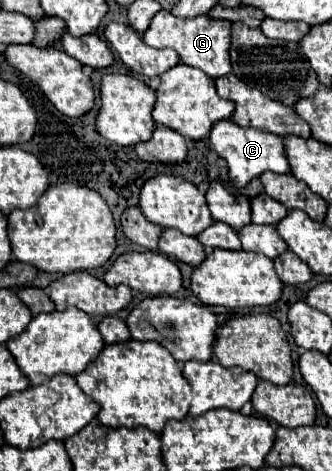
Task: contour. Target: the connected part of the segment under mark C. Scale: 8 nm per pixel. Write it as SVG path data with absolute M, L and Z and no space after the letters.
M231 119L219 121L213 125L211 135L209 135L211 149L219 153L219 157L227 159L227 169L229 169L229 179L233 181L233 189L239 191L243 189L253 177L259 177L265 171L273 173L291 173L287 155L285 155L285 145L283 139L277 135L271 135L269 131L263 129L245 129L235 125Z

